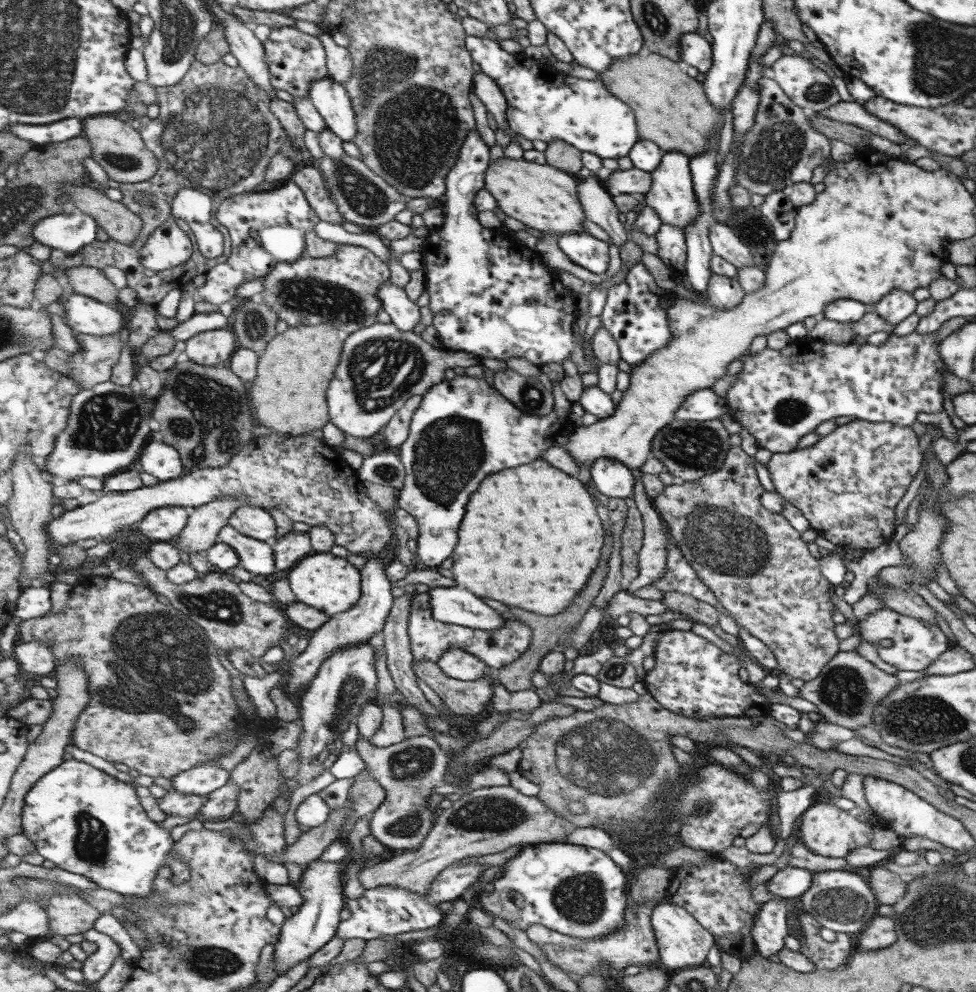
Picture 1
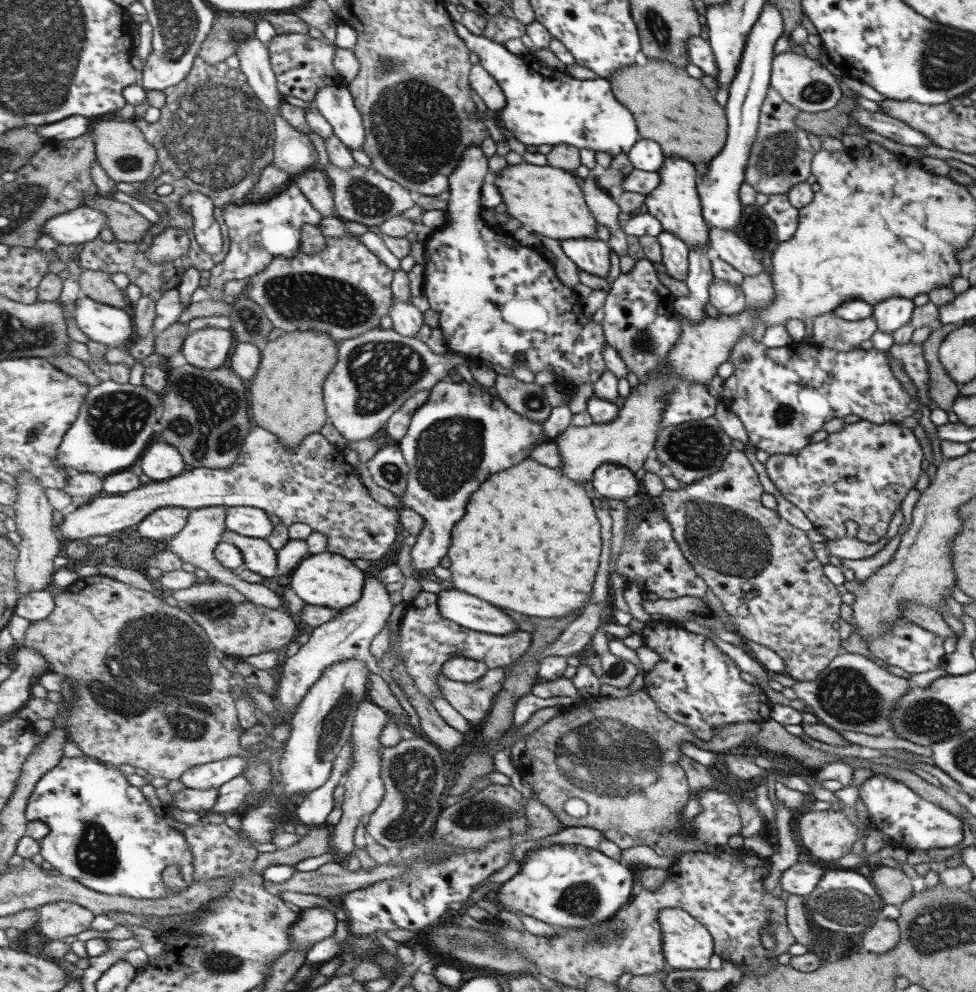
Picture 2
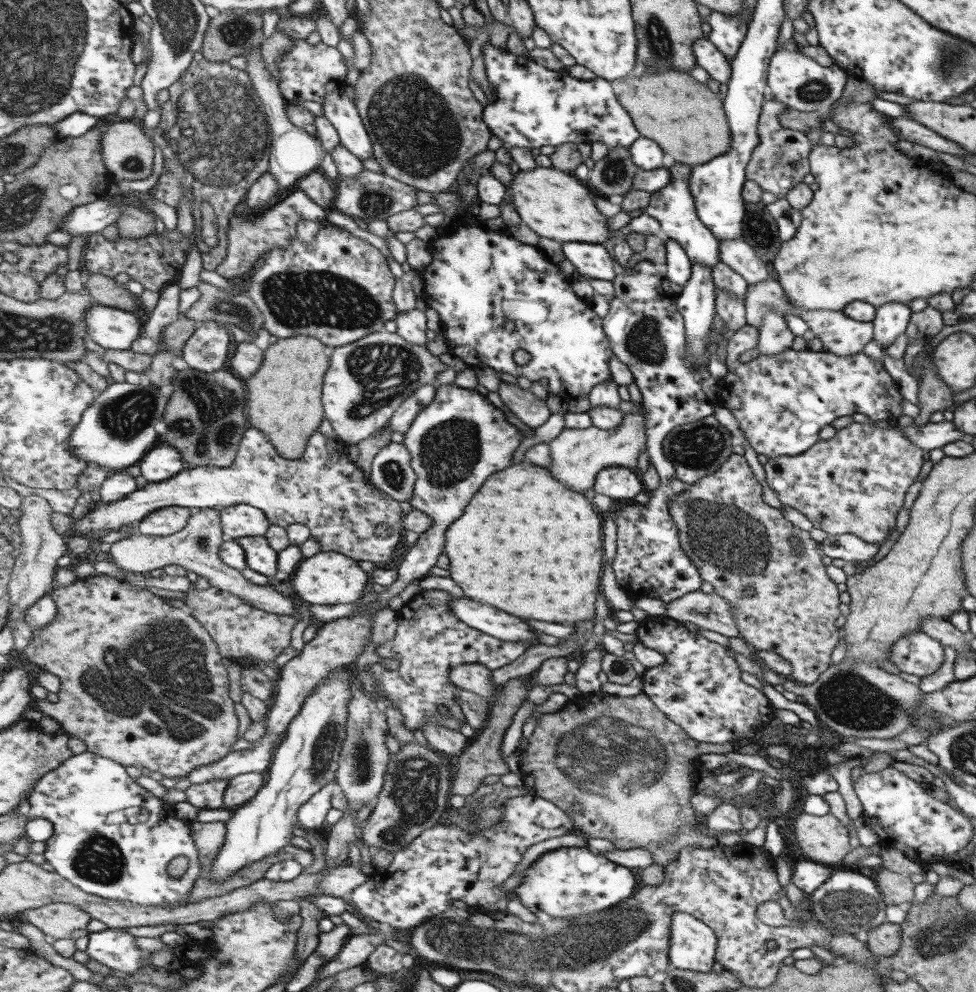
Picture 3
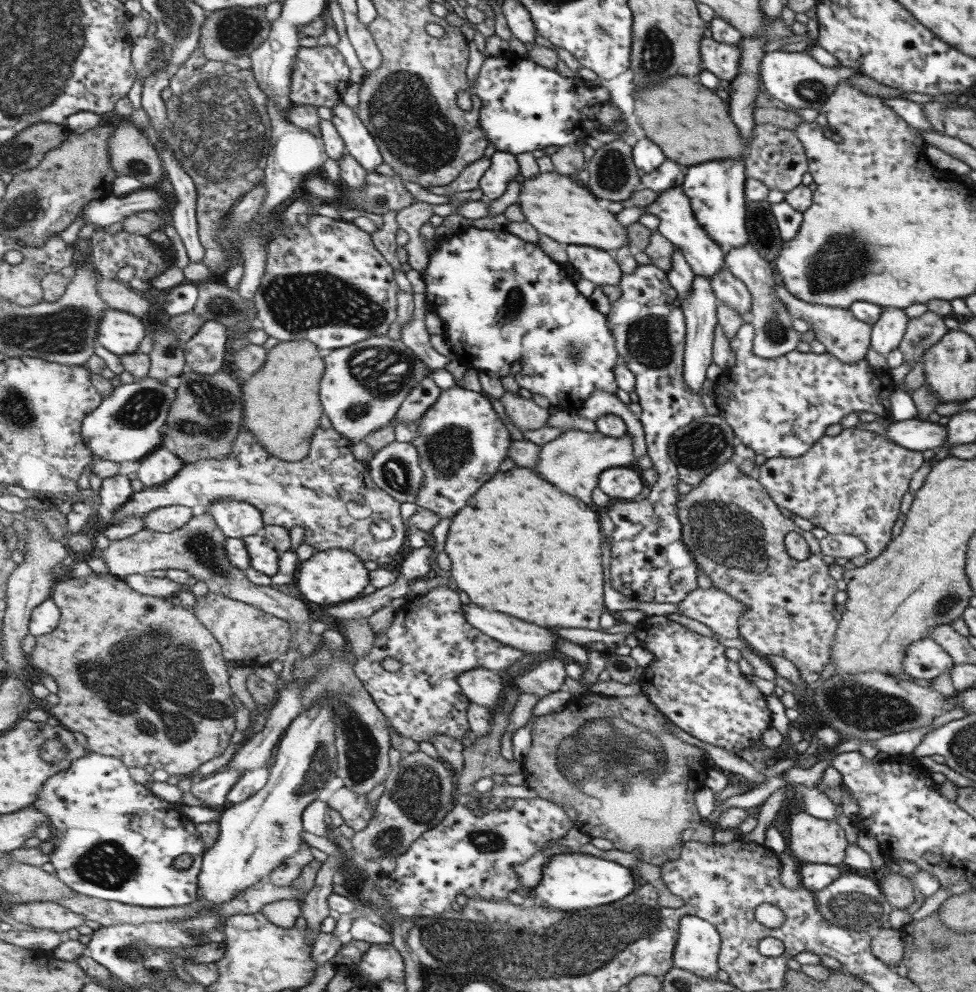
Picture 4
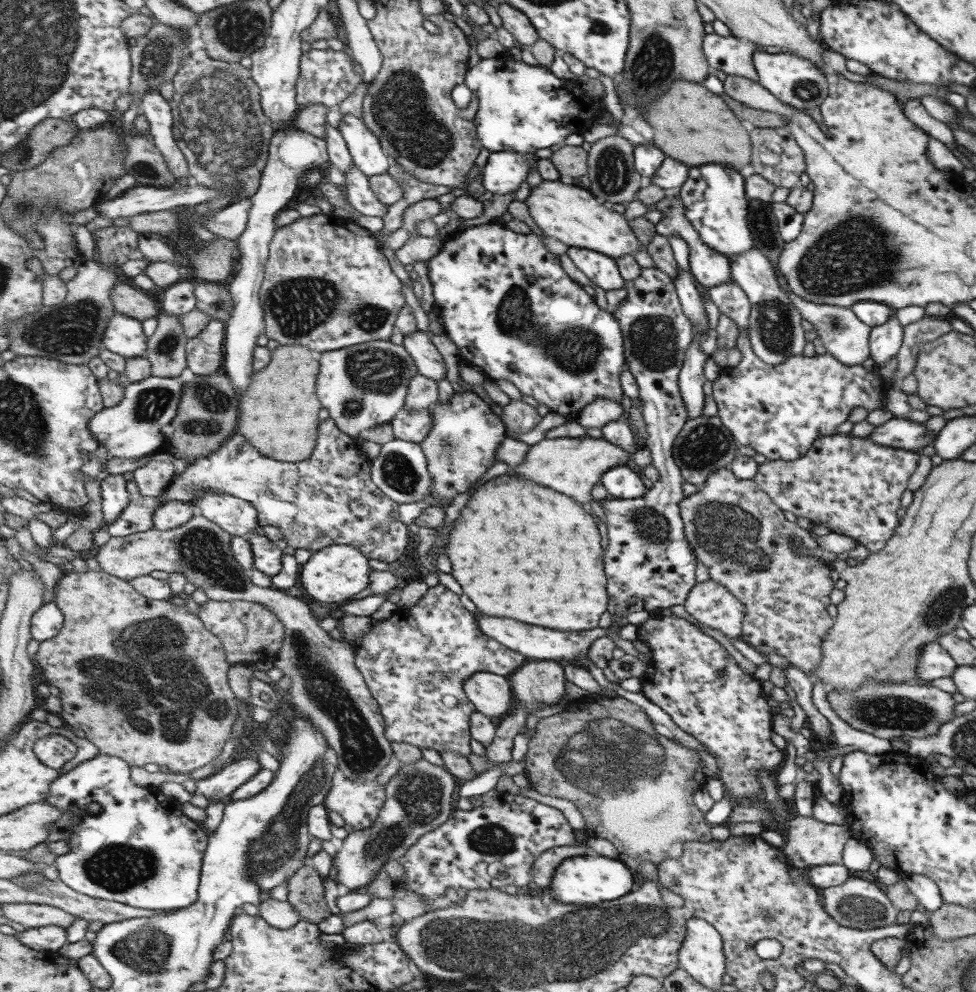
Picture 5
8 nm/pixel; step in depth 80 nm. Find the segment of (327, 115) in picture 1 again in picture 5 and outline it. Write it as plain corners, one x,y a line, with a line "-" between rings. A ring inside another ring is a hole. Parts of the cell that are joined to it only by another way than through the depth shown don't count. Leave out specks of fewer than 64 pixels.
342,114
338,128
342,132
357,165
367,176
389,172
390,156
385,152
380,138
354,114

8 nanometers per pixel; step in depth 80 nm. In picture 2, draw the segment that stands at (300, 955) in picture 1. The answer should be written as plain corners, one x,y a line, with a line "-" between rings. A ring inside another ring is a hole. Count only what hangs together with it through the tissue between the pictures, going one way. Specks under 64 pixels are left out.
311,907
300,911
296,925
292,926
292,950
309,950
325,938
336,934
337,915
325,907

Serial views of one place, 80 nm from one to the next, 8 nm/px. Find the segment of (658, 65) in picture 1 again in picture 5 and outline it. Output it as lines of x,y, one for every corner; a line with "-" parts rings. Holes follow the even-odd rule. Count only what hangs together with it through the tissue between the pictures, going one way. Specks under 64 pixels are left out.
675,80
667,92
645,108
643,118
653,130
653,145
664,155
688,167
717,162
740,174
741,168
755,159
748,135
749,126
732,113
718,94
705,90
702,83

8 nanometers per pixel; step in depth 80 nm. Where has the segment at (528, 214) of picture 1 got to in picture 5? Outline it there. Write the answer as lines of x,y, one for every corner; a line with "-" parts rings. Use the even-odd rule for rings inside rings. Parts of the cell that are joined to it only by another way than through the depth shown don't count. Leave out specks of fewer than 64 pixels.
543,180
539,185
530,187
530,194
525,203
537,227
568,248
597,251
614,261
619,256
633,256
643,249
623,216
597,204
587,189
581,190
577,182
573,186
567,186
561,184
561,180

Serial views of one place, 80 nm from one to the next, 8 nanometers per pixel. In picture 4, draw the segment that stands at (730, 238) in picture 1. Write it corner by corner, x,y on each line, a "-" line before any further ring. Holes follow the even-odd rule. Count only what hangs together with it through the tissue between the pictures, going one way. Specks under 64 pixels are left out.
748,243
726,251
723,261
725,268
733,278
743,282
743,286
750,294
751,309
748,314
743,316
743,319
745,323
749,323
754,328
751,353
761,359
773,360
773,358
779,358
783,354
789,354
796,350
800,333
791,327
792,316
784,304
773,295
773,290
775,290
773,265
759,256
755,248
751,248

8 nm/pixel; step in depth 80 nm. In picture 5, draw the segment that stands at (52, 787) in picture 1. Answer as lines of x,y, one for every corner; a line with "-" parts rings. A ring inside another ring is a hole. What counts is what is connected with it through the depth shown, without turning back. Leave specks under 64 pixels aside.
100,754
97,758
83,762
52,783
46,801
65,814
75,814
87,808
91,802
101,806
98,813
83,815
81,822
74,826
69,838
71,851
54,858
59,878
73,890
93,898
122,902
147,910
177,911
198,901
203,861
209,845
204,824
187,818
180,802
164,792
133,782
131,766
123,758

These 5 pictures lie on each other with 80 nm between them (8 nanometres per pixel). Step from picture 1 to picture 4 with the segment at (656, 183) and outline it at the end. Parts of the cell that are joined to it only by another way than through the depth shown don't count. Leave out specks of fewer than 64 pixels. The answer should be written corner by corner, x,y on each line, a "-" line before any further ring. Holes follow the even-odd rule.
668,188
657,193
655,200
642,207
644,214
655,216
658,219
656,233
666,238
669,243
678,249
687,262
687,265
694,272
694,276
703,276
707,280
711,280
718,270
724,266
724,253
715,242
709,240
709,236
701,230
701,226
693,219
689,199
682,193
682,188

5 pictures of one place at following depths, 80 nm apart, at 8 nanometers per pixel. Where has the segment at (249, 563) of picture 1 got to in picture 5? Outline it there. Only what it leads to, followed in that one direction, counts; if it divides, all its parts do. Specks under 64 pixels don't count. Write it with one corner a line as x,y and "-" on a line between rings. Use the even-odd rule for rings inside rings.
249,533
247,535
254,554
254,568
265,573
269,577
277,576
284,566
284,554
280,546
277,546
266,535

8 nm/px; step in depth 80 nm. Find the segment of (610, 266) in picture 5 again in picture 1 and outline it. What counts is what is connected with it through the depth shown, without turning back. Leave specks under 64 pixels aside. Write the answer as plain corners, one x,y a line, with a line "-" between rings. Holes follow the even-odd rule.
586,232
557,237
557,248
577,266
602,275
607,268
607,244

